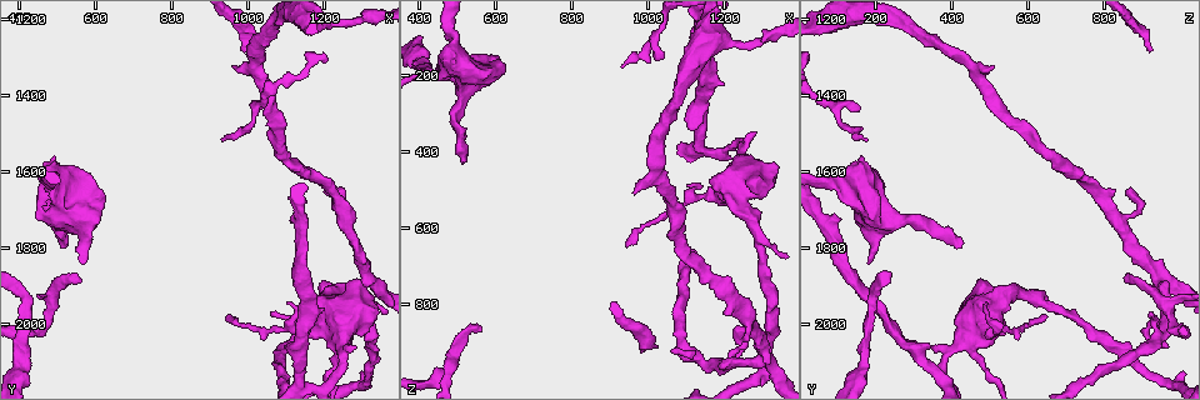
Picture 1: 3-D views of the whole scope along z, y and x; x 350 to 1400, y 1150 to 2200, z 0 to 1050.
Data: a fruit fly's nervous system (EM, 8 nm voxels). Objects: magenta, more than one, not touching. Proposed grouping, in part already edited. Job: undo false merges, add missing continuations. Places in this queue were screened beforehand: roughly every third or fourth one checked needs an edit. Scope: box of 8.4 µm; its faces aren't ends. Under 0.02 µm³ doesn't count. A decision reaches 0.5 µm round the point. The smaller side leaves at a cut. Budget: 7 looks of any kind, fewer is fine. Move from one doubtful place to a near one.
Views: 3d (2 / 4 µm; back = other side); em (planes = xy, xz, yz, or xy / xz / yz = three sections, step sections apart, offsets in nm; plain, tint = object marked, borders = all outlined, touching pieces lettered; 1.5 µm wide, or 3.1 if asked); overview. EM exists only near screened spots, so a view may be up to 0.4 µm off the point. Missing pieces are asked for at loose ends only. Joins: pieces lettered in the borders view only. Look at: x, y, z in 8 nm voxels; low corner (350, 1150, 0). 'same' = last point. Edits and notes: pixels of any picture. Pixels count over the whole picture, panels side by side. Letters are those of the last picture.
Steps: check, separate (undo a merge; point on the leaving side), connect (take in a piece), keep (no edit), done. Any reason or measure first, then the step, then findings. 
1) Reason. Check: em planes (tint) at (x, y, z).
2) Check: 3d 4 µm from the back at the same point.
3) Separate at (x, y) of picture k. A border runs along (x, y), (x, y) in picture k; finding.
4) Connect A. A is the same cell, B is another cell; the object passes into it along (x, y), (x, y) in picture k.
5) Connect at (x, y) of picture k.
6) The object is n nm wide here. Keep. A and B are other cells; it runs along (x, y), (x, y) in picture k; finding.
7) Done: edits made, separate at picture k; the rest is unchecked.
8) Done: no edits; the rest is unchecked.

An open end. Check: 3d 4 µm at (565, 1840, 185).

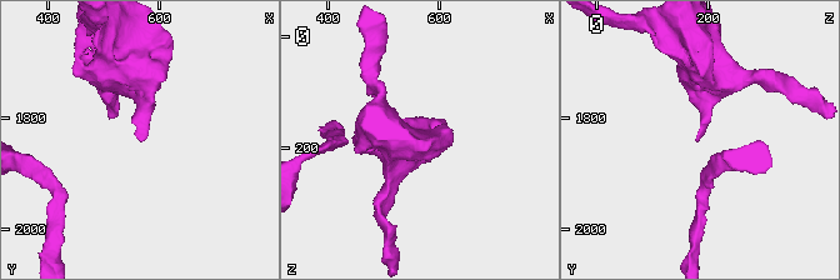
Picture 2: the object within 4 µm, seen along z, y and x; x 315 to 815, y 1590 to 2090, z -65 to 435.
Now the EM. Check: em xy step 8 (borders) at (570, 1845, 185).

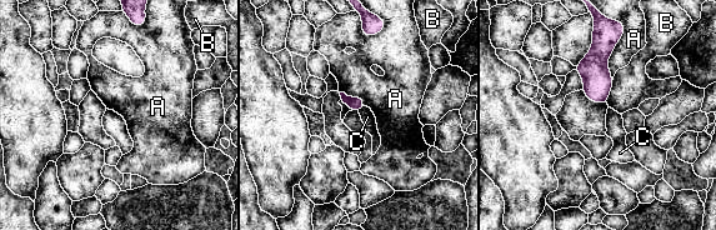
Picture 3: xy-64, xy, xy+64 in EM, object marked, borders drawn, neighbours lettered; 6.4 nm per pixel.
Check: em planes (borders) at the same point.

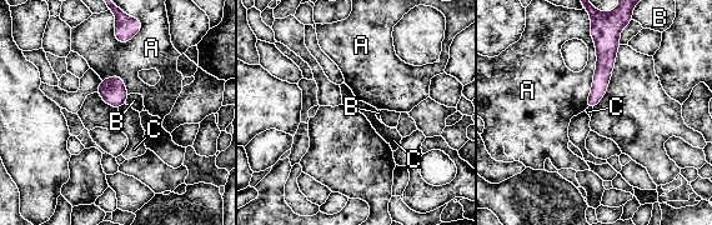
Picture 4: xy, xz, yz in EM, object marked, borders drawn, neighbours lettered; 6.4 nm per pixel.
Keep. A, B and C are other cells; it runs along (615, 40), (590, 105) in picture 4; no lettered piece goes on from it.

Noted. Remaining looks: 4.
Calibre changes. Check: em planes (tint) at (1125, 2015, 515).

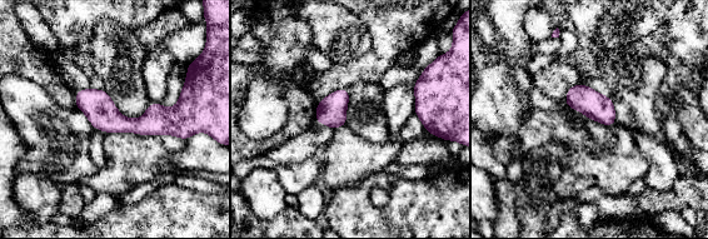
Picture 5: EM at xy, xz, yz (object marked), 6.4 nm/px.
Check: em planes (borders) at the same point.

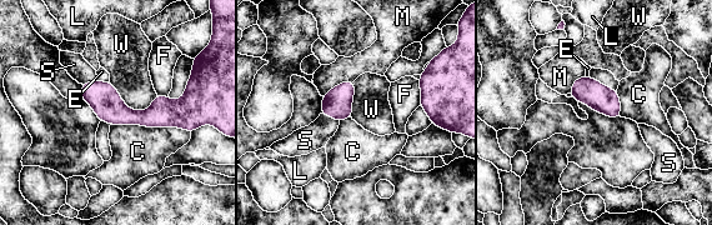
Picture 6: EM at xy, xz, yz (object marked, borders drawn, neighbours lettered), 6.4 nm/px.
The longest contact is with C, 500 nm. Keep. C, E, F, L, M, S and W are other cells; it runs along (84, 86), (129, 116), (191, 105) in picture 6; continuous, no second cell.

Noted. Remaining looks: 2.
Thin end. Check: 3d 4 µm at (1070, 1975, 920).

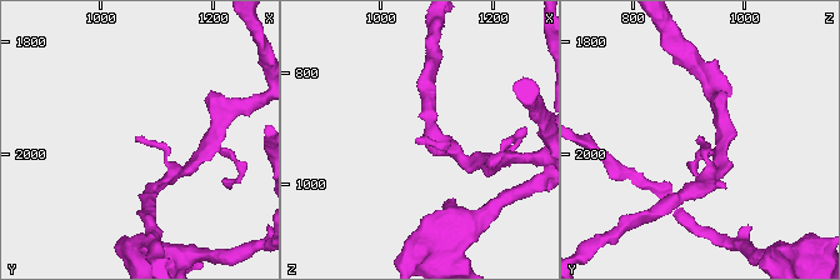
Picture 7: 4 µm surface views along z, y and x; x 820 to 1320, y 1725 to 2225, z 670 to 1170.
Check: em xz step 4 (borders) at (1070, 1970, 910).

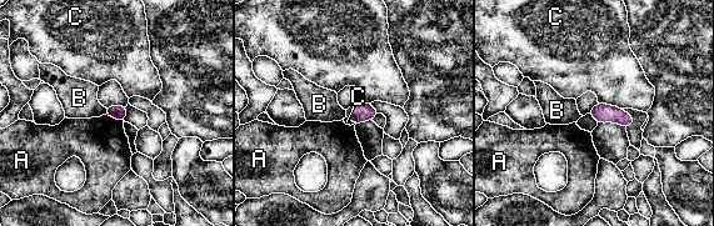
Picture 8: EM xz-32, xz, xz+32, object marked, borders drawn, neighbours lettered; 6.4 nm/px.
The object is 90 nm wide here. Keep. A, B and C are other cells; a border runs along (598, 101), (612, 104), (620, 109) in picture 8; no lettered piece goes on from it.

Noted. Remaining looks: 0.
Done: no edits; the rest is unchecked.

